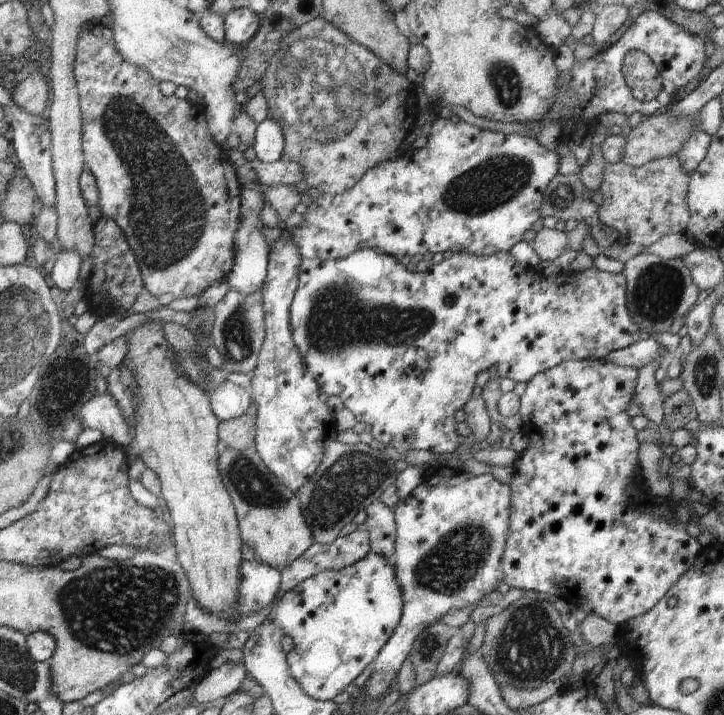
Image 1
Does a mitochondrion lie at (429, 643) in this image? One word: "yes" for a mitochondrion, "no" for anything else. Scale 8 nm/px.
yes

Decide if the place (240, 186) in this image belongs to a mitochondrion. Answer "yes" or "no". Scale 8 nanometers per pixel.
no

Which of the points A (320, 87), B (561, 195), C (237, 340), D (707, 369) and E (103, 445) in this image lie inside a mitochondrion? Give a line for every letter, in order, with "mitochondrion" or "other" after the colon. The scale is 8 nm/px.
A: mitochondrion
B: mitochondrion
C: mitochondrion
D: mitochondrion
E: other

